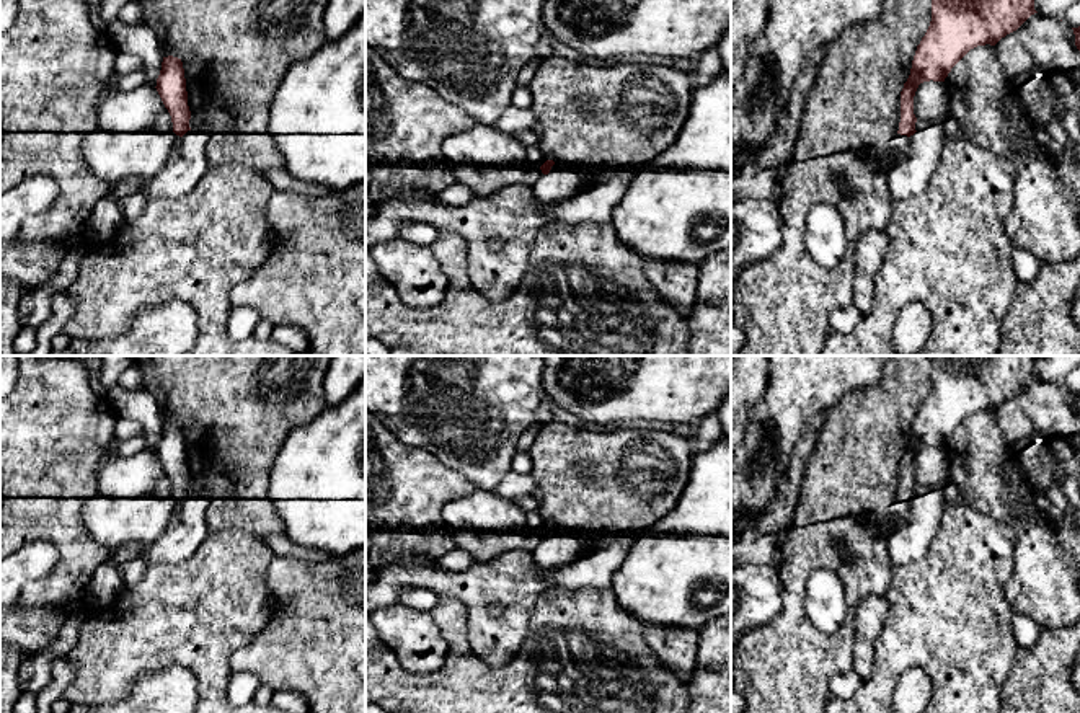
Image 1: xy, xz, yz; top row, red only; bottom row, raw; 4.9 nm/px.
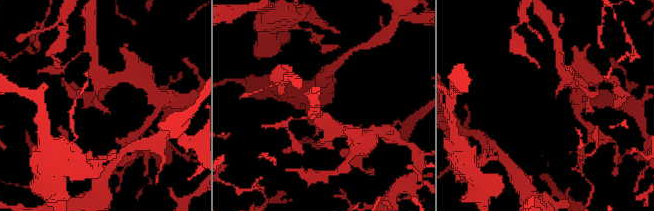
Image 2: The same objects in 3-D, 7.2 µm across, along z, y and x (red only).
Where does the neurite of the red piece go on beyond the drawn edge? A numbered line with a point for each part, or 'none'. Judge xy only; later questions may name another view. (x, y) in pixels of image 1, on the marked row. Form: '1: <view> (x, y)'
none

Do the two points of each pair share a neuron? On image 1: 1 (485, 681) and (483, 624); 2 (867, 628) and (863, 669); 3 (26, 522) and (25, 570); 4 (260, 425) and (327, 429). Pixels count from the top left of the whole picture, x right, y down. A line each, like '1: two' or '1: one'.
1: two
2: one
3: two
4: two

